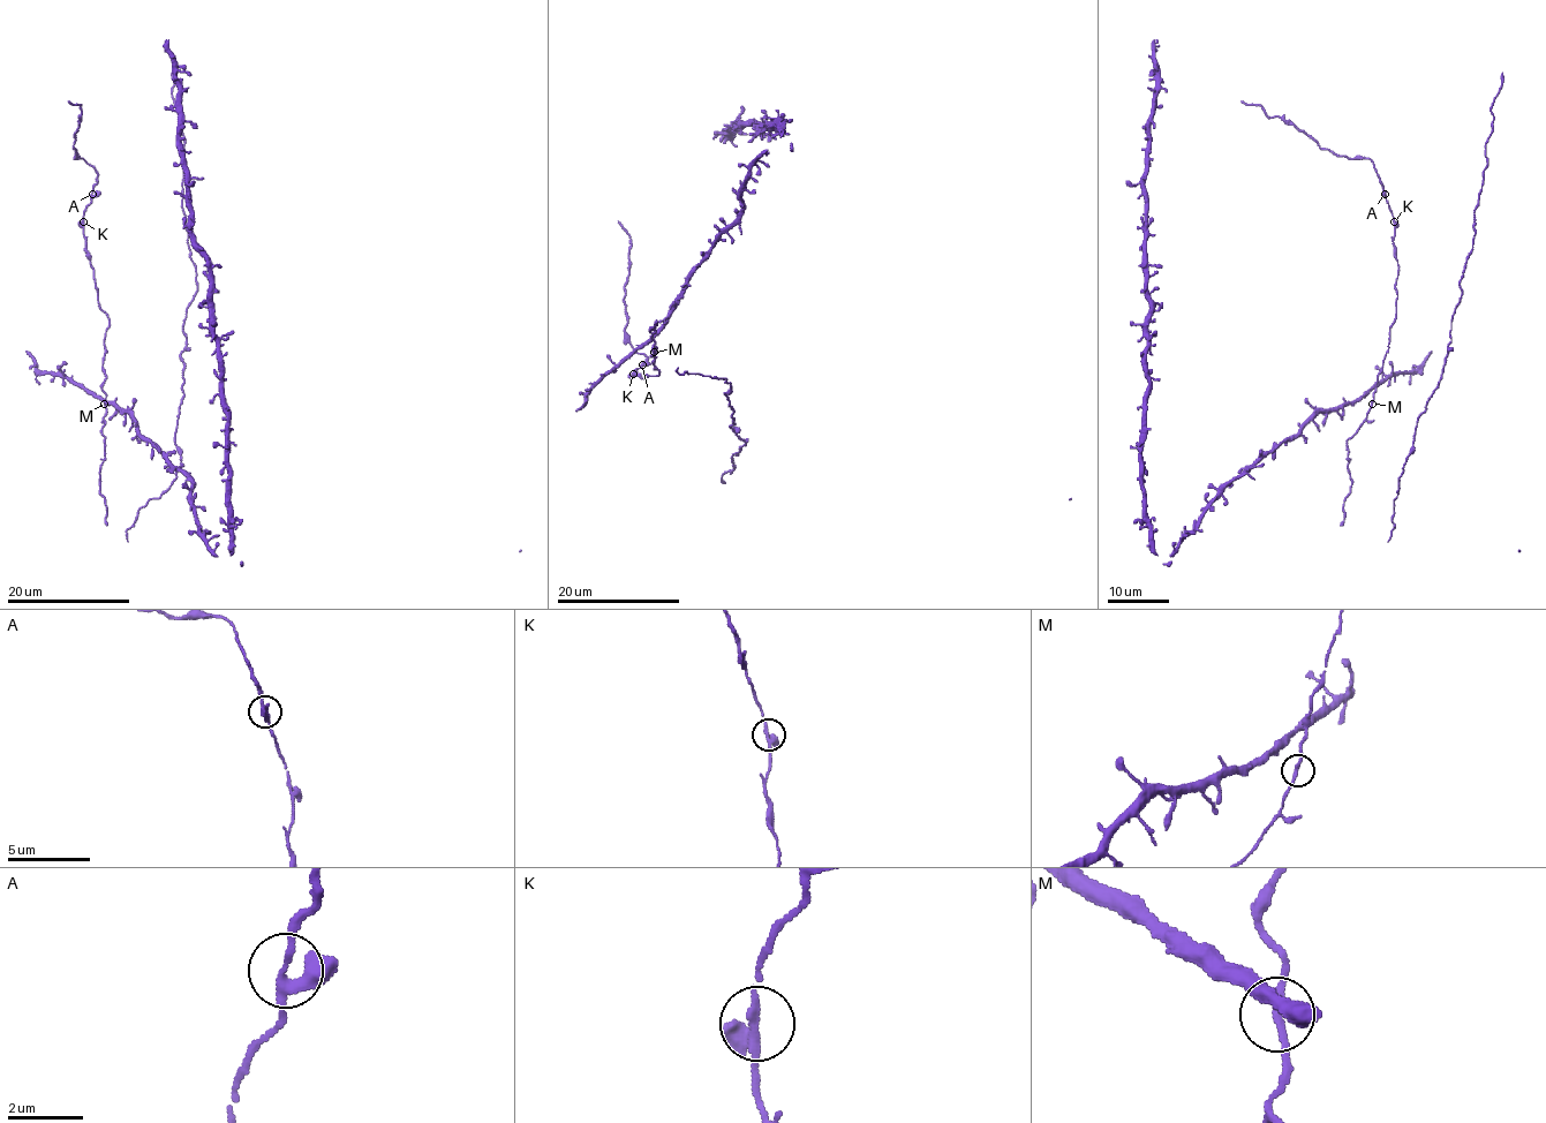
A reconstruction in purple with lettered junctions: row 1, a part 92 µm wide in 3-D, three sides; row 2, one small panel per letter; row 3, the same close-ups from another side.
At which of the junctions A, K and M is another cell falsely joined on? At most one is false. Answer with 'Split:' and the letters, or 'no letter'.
Split: no letter

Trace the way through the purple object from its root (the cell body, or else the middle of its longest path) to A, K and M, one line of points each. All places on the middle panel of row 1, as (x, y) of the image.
A: (672, 304), (668, 322), (650, 343), (658, 374), (642, 378), (633, 374), (642, 364)
K: (672, 304), (668, 322), (650, 343), (658, 374), (642, 378), (633, 374)
M: (672, 304), (668, 322), (650, 343), (654, 352)

